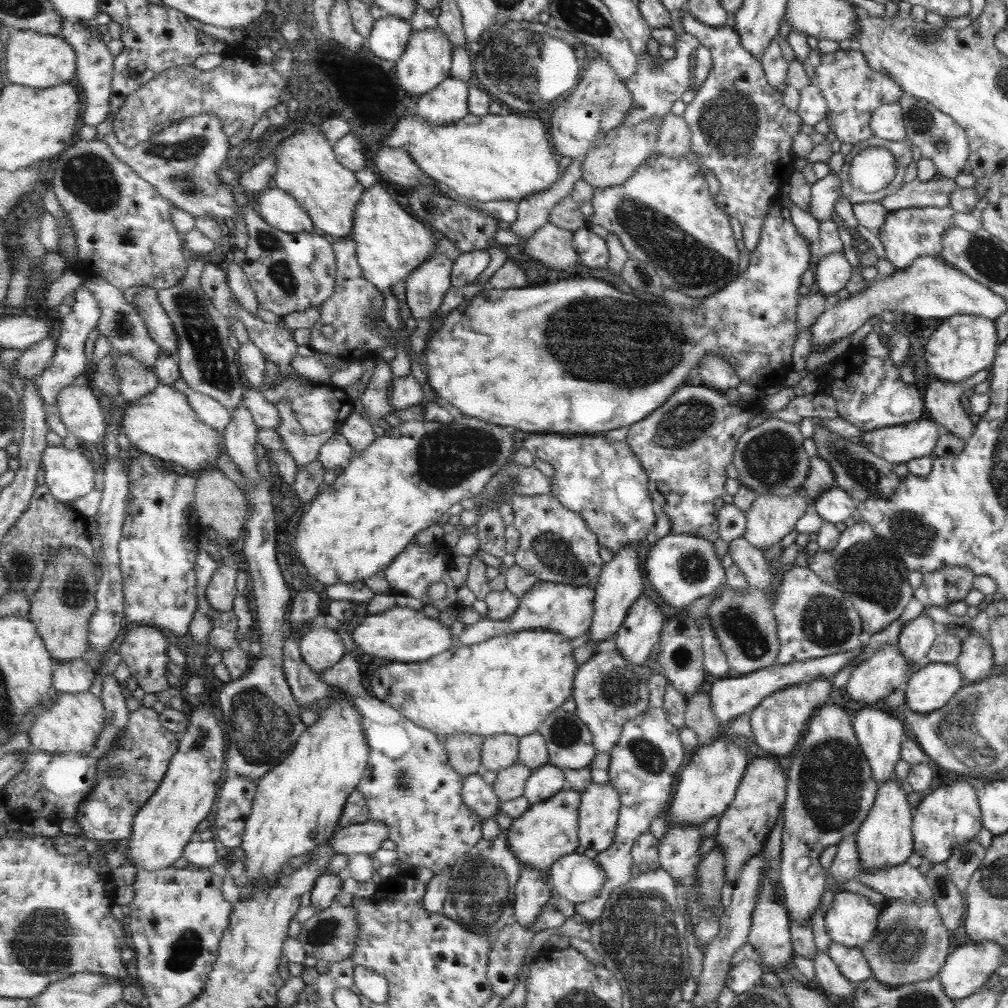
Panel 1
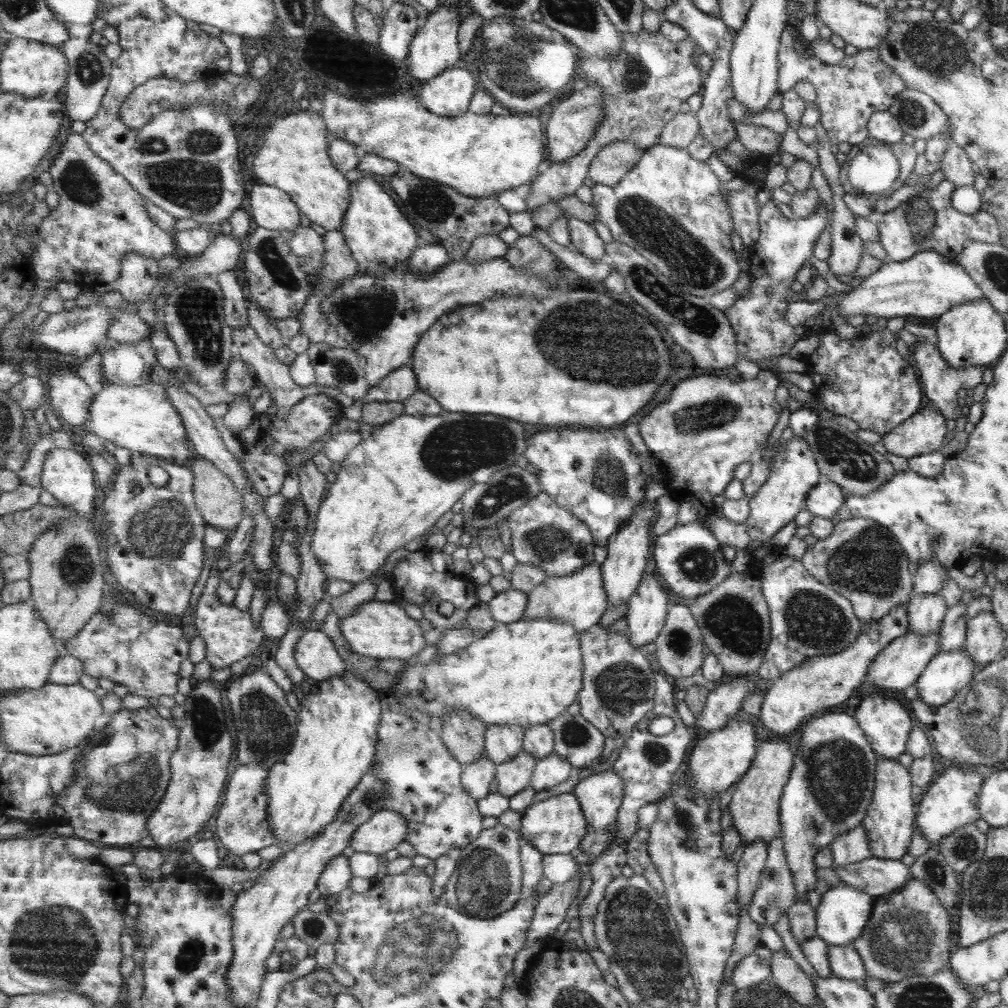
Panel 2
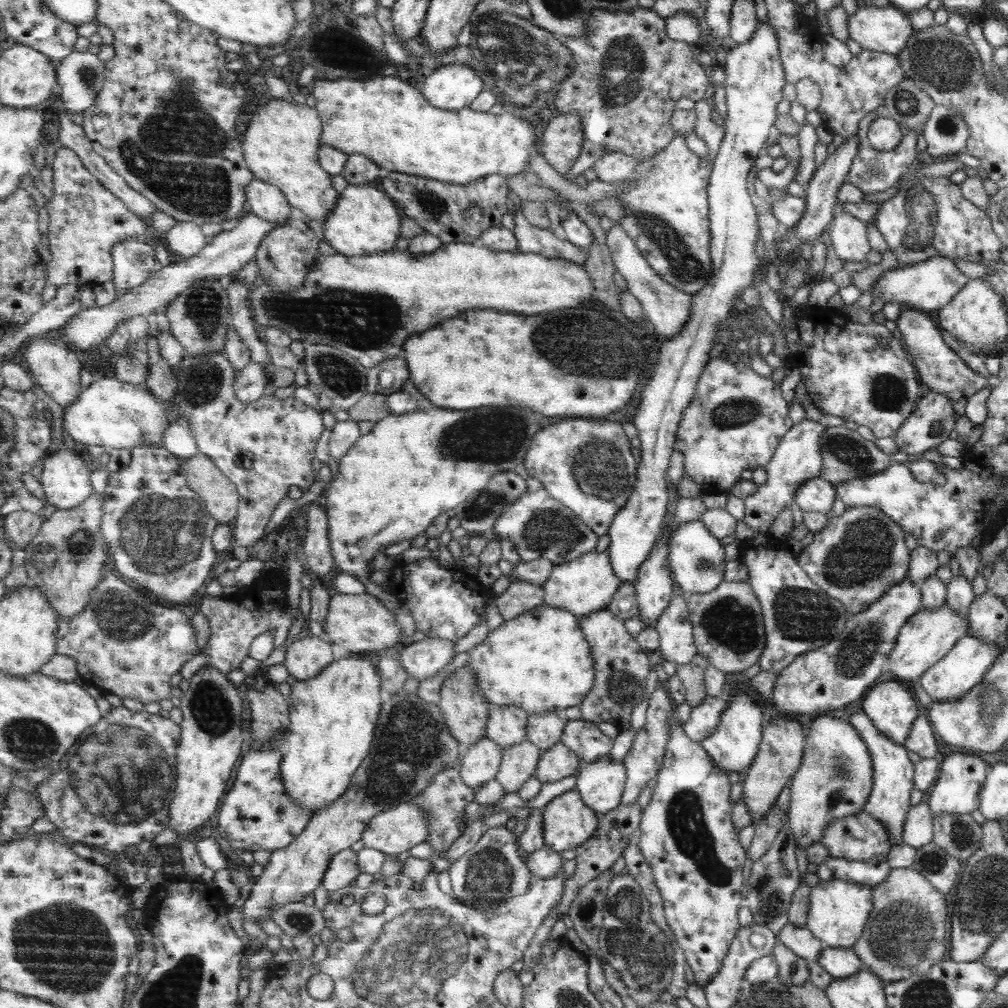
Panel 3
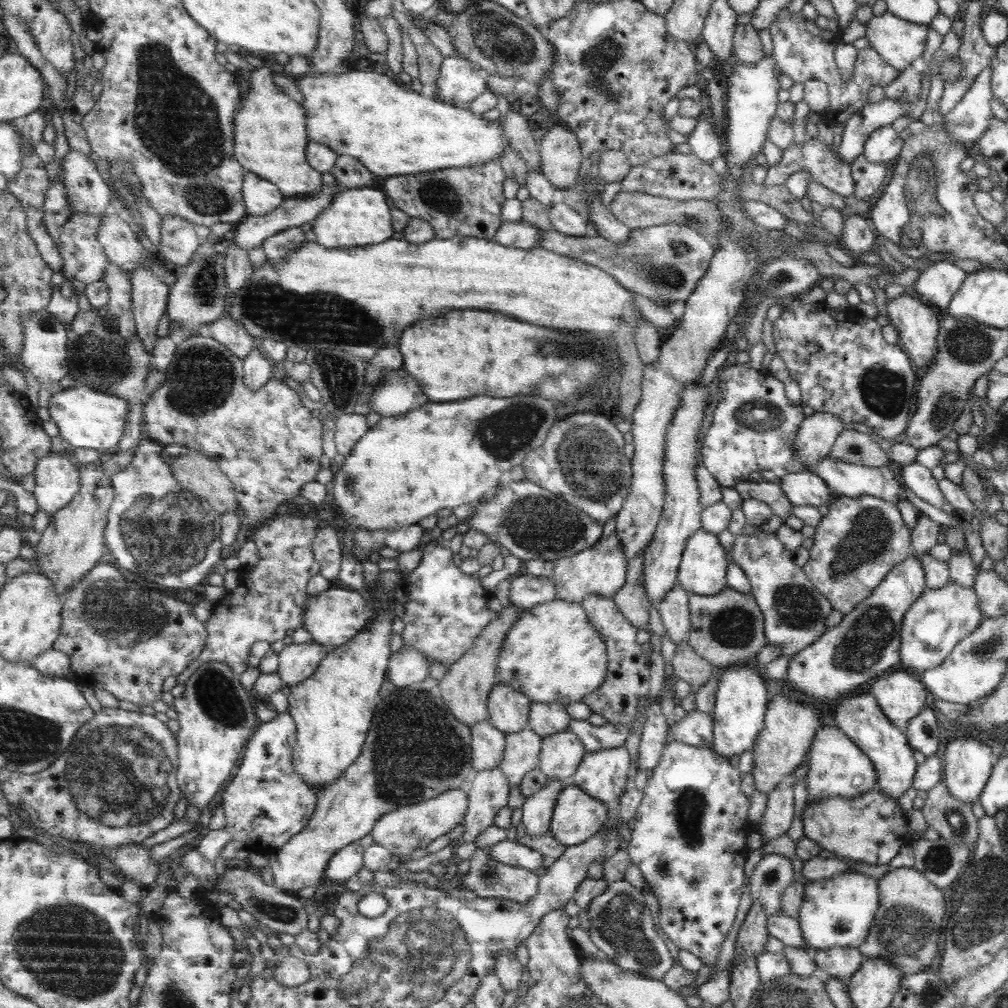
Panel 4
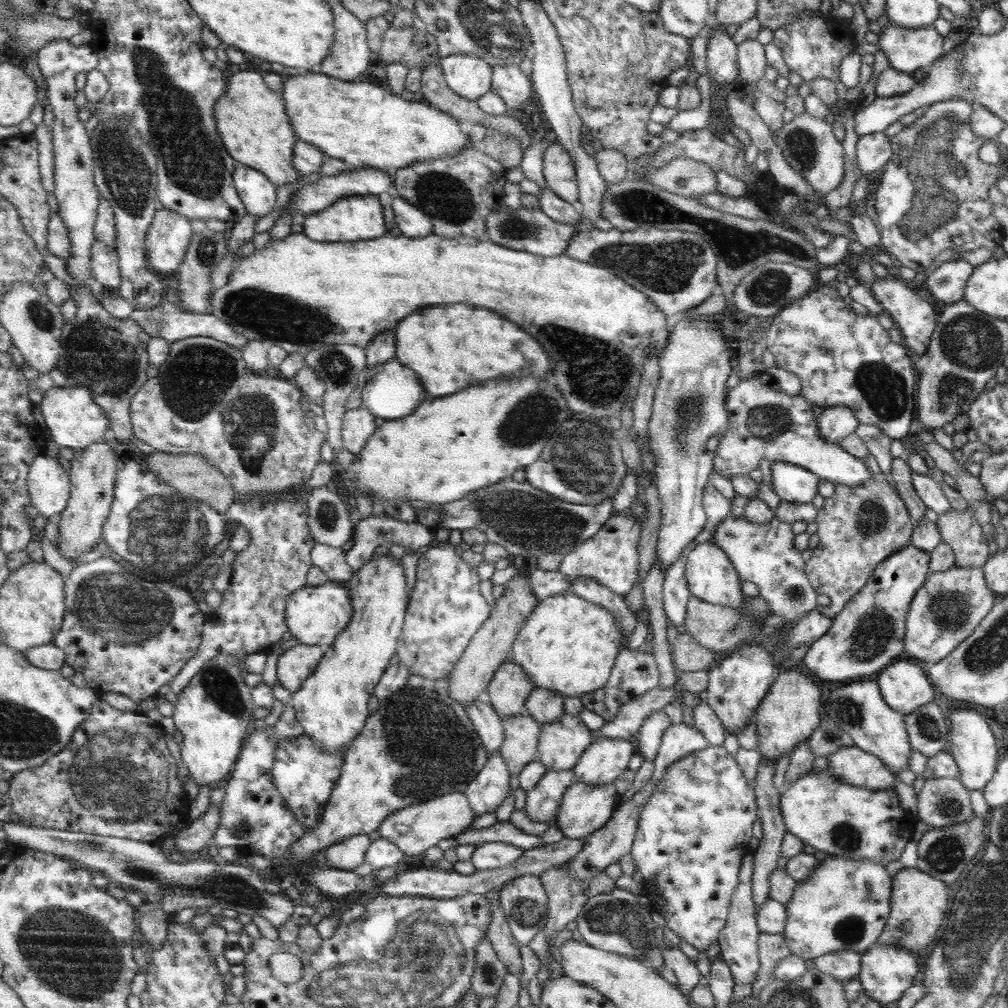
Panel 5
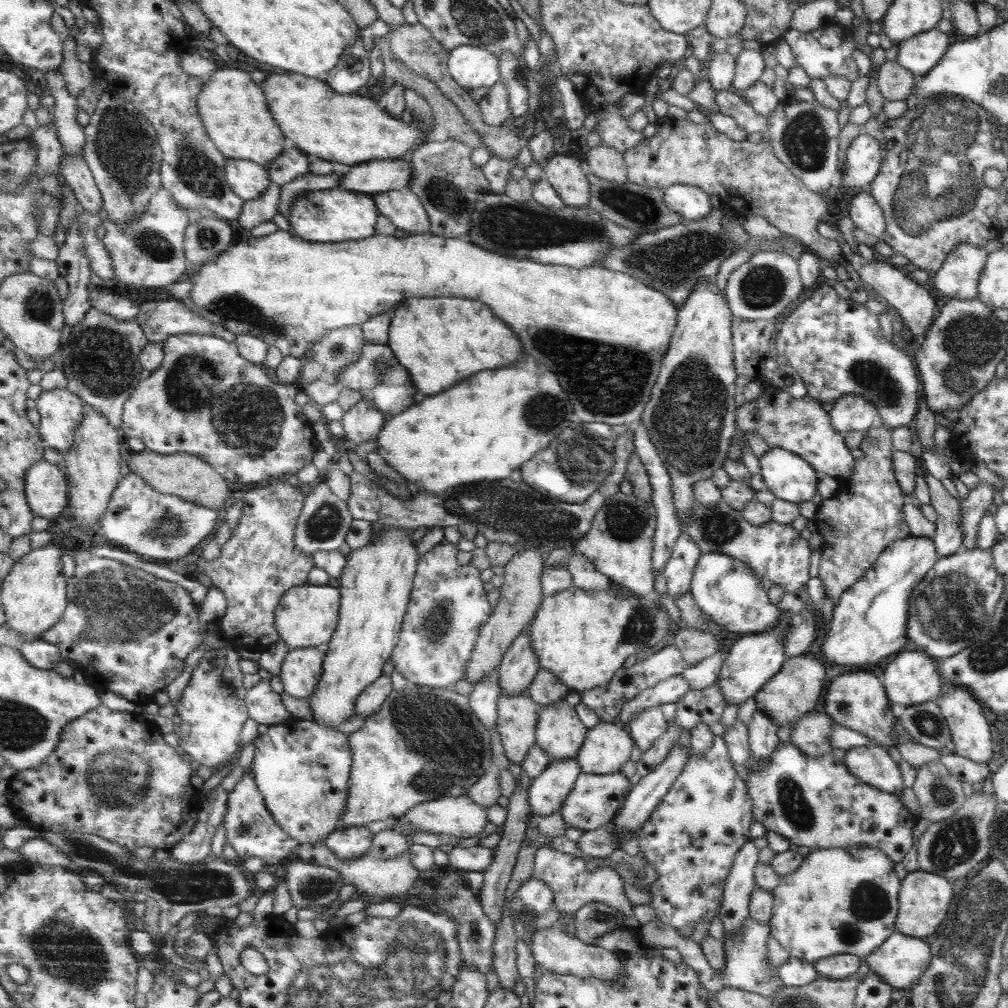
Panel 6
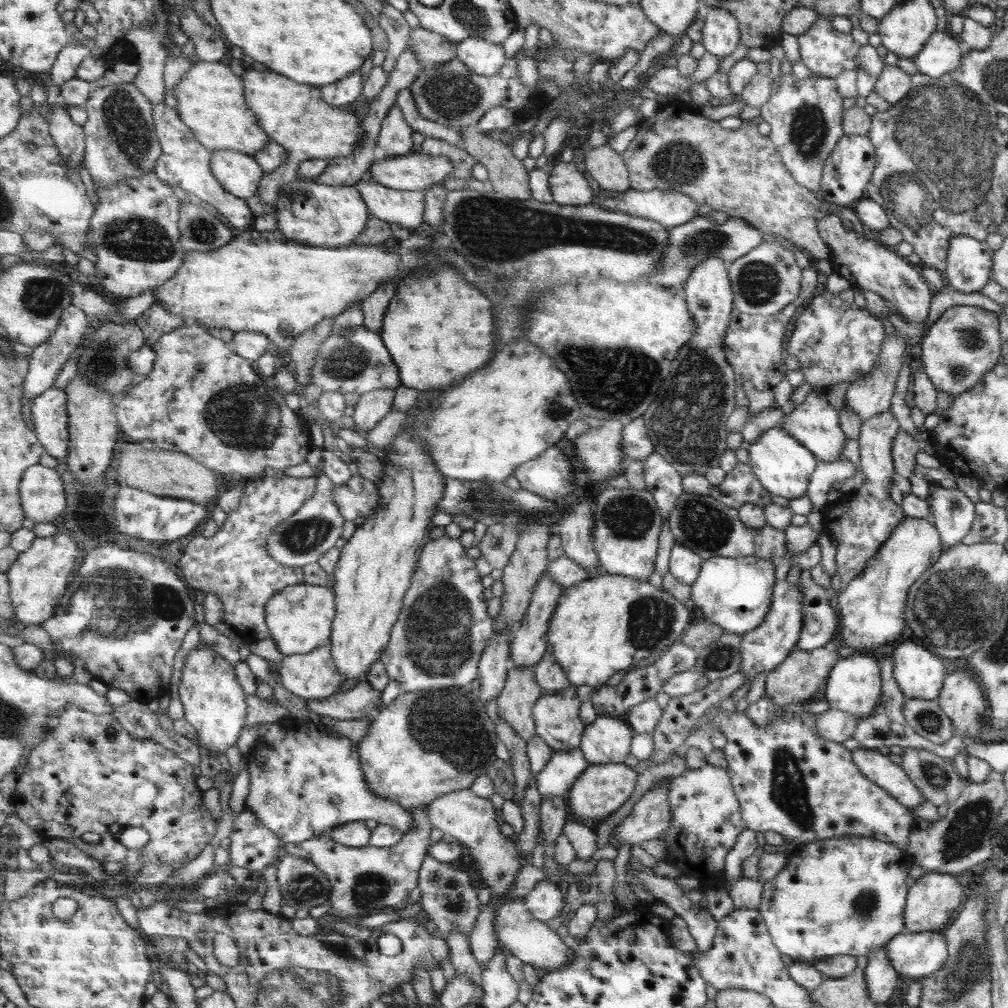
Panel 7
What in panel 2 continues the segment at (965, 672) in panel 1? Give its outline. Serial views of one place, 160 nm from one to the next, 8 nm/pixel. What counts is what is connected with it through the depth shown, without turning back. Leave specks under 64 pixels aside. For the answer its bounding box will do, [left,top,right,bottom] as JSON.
[962,612,1005,670]

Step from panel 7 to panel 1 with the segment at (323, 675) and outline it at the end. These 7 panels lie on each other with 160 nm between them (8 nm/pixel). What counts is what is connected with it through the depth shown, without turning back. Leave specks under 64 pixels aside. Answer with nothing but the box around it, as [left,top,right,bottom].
[300,625,347,674]

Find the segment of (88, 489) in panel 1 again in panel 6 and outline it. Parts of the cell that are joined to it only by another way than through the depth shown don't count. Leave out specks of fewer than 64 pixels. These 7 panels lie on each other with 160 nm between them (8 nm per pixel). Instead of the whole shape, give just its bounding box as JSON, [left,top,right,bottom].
[26,460,70,522]

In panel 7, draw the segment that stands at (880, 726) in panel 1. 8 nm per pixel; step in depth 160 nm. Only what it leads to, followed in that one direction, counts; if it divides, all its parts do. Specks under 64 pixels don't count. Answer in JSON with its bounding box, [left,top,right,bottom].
[889,642,947,699]

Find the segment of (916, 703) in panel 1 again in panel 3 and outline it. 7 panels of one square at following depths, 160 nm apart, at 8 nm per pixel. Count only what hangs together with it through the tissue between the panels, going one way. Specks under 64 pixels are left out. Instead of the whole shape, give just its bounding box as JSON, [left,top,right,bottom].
[918,634,1000,703]

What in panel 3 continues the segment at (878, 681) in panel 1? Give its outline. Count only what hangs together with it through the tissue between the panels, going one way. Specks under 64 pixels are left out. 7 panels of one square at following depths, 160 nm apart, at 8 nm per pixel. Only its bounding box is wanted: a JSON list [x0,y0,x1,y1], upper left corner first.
[887,603,968,685]

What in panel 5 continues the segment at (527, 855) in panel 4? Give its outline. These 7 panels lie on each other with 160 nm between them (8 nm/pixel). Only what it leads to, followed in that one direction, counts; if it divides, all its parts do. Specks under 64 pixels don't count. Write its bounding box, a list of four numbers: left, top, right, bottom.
[471,841,524,870]

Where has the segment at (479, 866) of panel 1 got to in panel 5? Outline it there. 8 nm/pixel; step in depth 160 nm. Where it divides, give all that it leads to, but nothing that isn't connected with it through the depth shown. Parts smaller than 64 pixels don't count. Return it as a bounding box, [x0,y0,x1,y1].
[499,873,550,949]

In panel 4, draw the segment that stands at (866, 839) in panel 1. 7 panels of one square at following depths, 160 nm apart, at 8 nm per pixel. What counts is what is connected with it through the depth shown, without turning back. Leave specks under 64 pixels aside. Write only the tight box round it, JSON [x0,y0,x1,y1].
[833,692,917,800]

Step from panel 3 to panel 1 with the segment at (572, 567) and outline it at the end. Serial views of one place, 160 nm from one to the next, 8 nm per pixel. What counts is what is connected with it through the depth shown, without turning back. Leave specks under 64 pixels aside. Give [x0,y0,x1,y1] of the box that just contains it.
[458,582,596,645]

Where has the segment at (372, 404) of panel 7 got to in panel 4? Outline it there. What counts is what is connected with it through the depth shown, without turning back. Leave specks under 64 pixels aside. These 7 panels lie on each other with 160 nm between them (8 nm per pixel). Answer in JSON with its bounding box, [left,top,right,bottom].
[335,413,370,458]

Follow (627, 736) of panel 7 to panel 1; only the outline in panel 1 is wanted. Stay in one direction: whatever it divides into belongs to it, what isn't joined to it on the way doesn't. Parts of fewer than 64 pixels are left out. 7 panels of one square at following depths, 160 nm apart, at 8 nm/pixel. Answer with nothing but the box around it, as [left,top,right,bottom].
[580,782,622,853]

